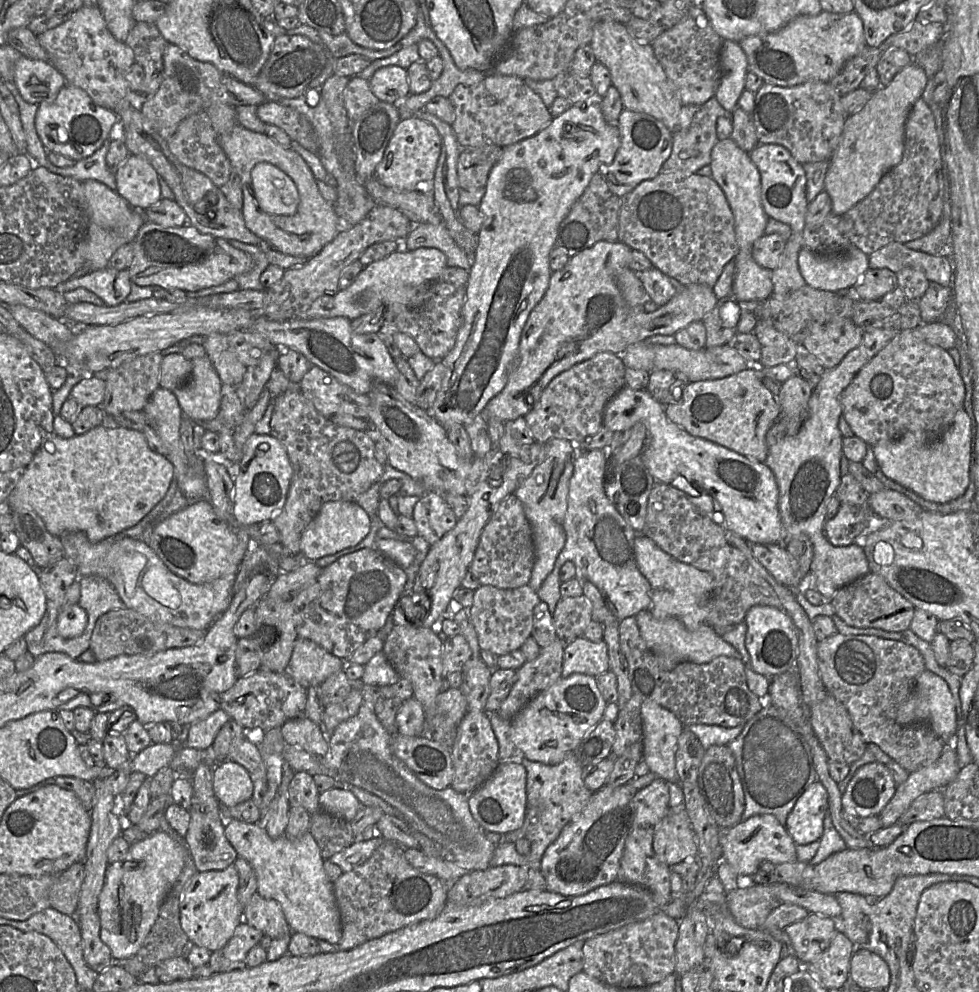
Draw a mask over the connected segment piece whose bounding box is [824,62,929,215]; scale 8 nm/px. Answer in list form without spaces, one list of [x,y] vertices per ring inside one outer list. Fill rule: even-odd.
[[[912,62],[888,86],[875,90],[861,110],[847,118],[824,183],[824,190],[832,201],[832,213],[845,214],[865,199],[881,178],[901,162],[905,124],[913,104],[922,97],[928,80],[924,69]]]

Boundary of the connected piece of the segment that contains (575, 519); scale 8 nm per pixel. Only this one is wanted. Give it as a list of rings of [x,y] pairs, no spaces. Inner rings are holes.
[[[611,446],[590,451],[579,449],[577,452],[574,471],[569,481],[567,511],[563,522],[566,541],[555,560],[553,570],[536,592],[540,600],[547,604],[551,616],[562,598],[559,571],[567,561],[575,565],[575,578],[589,581],[597,587],[607,608],[618,621],[635,617],[641,610],[650,609],[650,584],[639,571],[636,562],[634,541],[638,534],[605,493],[610,454]]]

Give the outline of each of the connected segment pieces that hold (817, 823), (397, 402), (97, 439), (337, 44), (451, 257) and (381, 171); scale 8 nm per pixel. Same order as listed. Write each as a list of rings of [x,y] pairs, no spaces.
[[[817,781],[800,796],[787,818],[786,828],[796,845],[820,840],[828,809],[827,790]]]
[[[374,382],[368,393],[371,402],[365,433],[383,444],[388,463],[422,483],[427,492],[467,496],[479,481],[487,480],[490,458],[461,458],[449,441],[444,427],[416,404],[407,402],[394,387]]]
[[[112,423],[99,425],[82,435],[71,438],[62,438],[52,432],[43,441],[31,462],[26,467],[22,477],[9,494],[3,508],[8,510],[28,509],[37,513],[46,525],[47,530],[54,536],[60,537],[66,532],[83,532],[89,541],[96,543],[115,536],[124,530],[138,524],[165,496],[174,477],[174,465],[165,456],[153,451],[142,431],[125,428]]]
[[[324,31],[318,32],[320,33],[320,37],[324,44],[328,47],[335,58],[341,58],[351,54],[358,54],[373,61],[375,59],[387,58],[402,49],[400,42],[398,42],[388,49],[373,50],[359,46],[353,42],[346,32],[340,35],[331,35]]]
[[[444,221],[439,224],[414,224],[407,238],[398,245],[399,252],[414,251],[418,248],[436,248],[447,257],[448,266],[456,266],[469,271],[473,264],[470,258],[450,236]]]
[[[415,115],[402,118],[376,167],[376,176],[382,184],[394,190],[420,190],[434,179],[441,150],[442,141],[435,126]]]

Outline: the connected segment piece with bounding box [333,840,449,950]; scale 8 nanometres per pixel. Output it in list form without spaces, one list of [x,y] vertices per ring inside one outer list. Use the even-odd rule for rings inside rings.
[[[384,840],[367,861],[342,873],[334,882],[342,926],[339,950],[348,950],[407,925],[433,919],[443,910],[447,885],[436,876],[413,868],[405,858],[405,851],[393,841]]]

